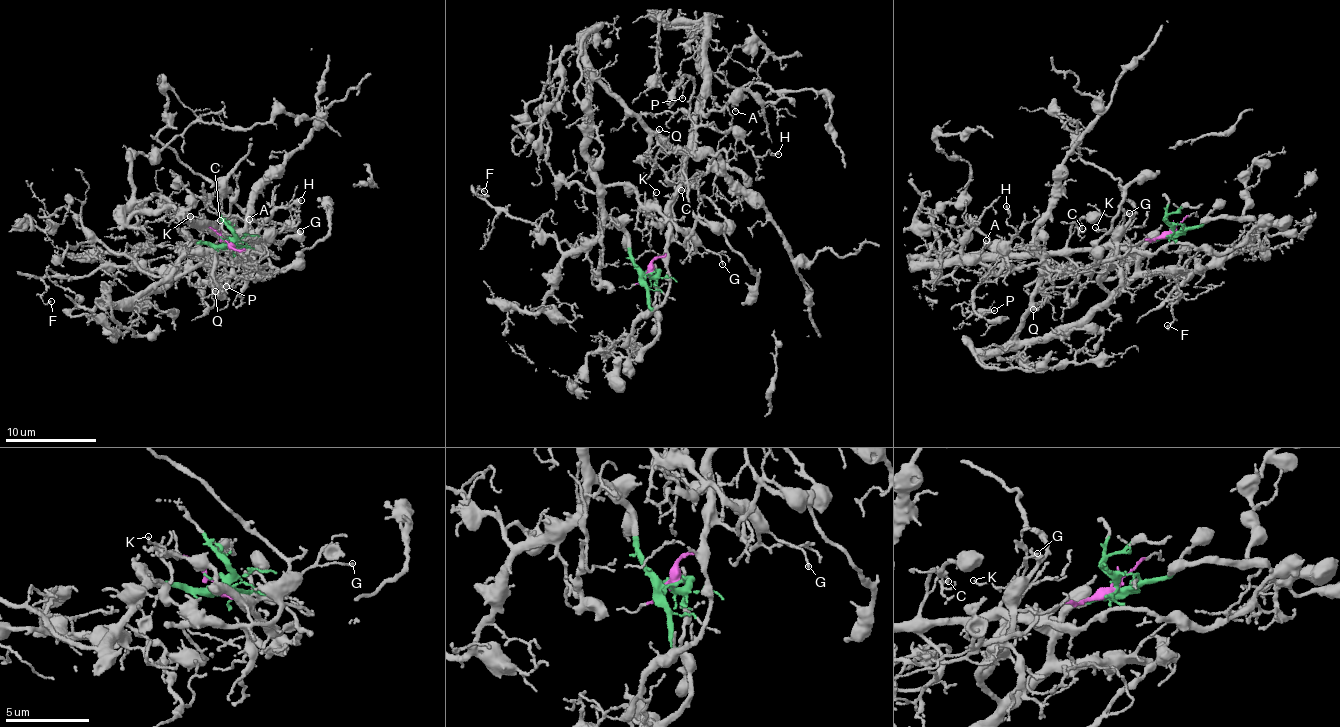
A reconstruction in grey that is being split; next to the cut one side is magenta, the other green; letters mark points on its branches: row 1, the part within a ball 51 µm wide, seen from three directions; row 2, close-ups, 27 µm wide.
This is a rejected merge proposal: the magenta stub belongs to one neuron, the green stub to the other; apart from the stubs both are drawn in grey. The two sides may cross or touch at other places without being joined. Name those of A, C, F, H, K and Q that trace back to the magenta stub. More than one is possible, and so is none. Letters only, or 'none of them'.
A, C, K

